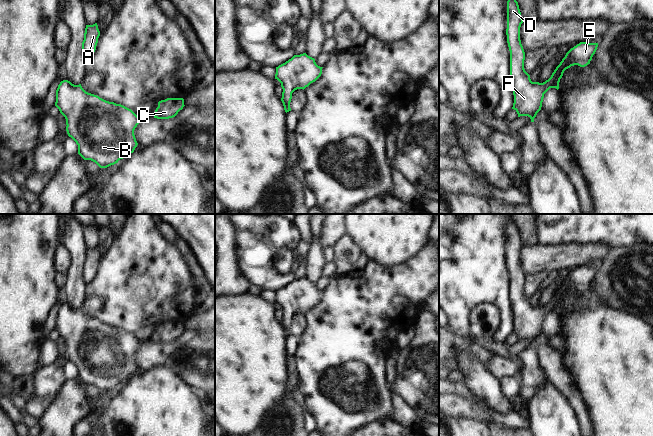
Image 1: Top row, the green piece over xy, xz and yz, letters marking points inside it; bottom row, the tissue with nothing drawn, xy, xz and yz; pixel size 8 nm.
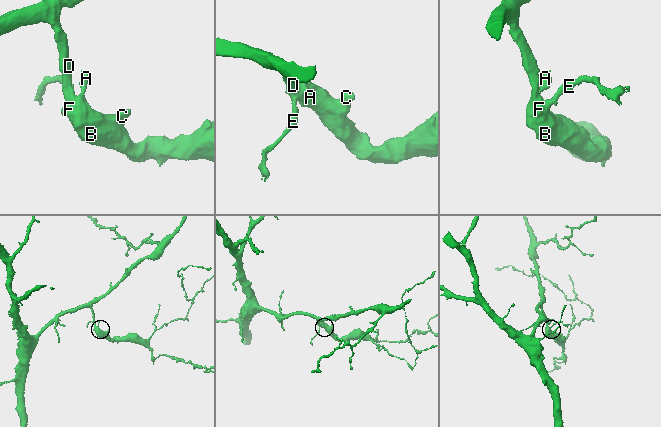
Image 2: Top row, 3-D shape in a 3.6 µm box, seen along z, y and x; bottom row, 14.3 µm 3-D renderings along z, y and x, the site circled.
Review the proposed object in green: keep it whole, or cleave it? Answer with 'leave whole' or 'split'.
leave whole

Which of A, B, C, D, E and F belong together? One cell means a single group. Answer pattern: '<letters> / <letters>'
A B C D E F

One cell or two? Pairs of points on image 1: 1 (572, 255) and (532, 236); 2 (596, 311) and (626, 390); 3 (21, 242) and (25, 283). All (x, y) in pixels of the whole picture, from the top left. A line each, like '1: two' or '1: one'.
1: two
2: one
3: one

